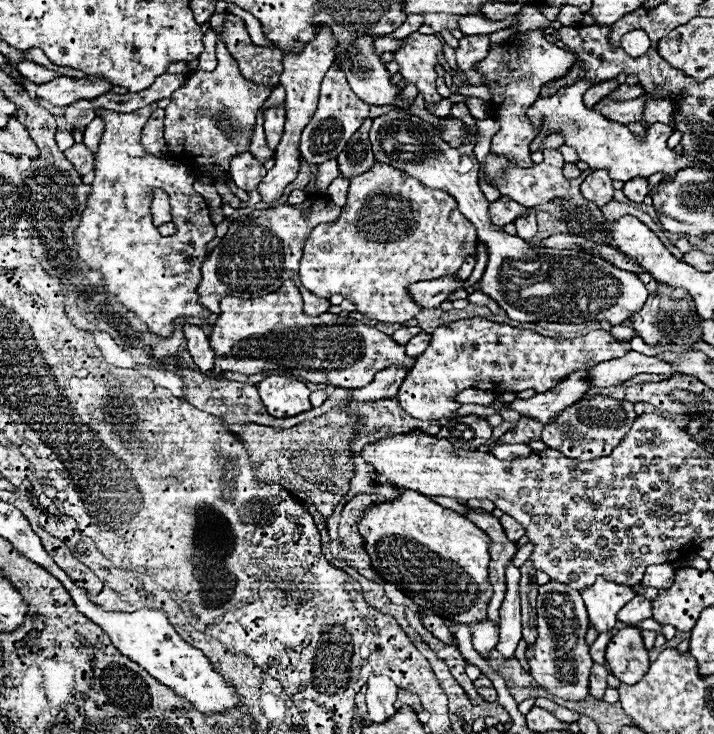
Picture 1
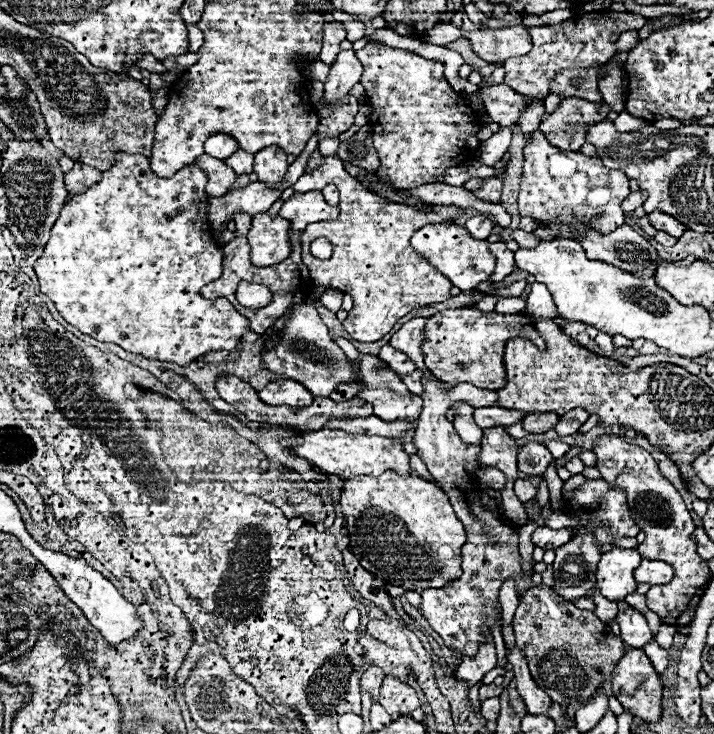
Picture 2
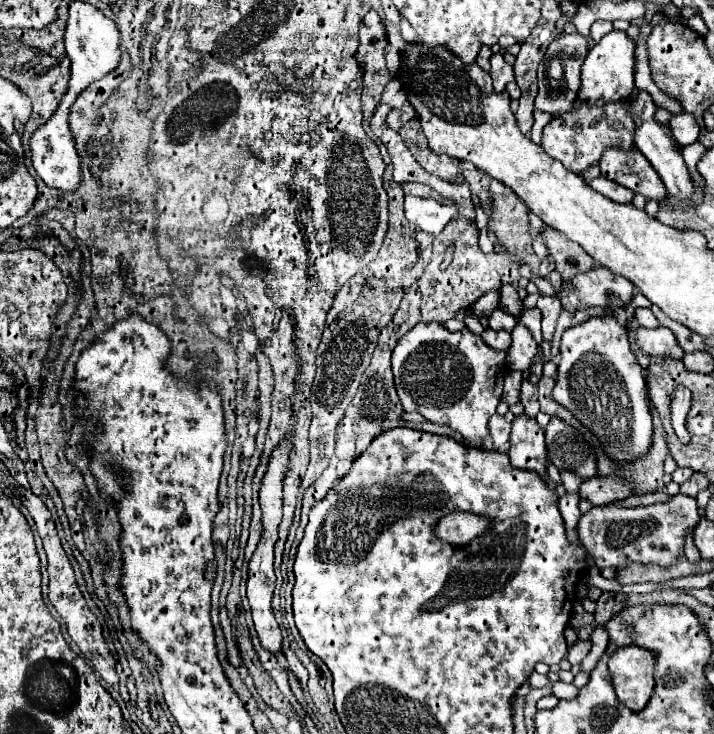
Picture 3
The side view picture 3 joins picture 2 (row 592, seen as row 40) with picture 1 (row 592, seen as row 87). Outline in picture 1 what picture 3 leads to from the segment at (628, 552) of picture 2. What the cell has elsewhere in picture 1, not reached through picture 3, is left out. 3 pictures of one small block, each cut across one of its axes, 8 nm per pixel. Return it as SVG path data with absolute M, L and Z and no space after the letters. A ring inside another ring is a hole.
M604 576L596 578L596 582L582 590L584 604L588 608L590 624L598 632L610 632L616 624L618 610L634 598L634 590L626 584L618 584L612 580L606 580Z

